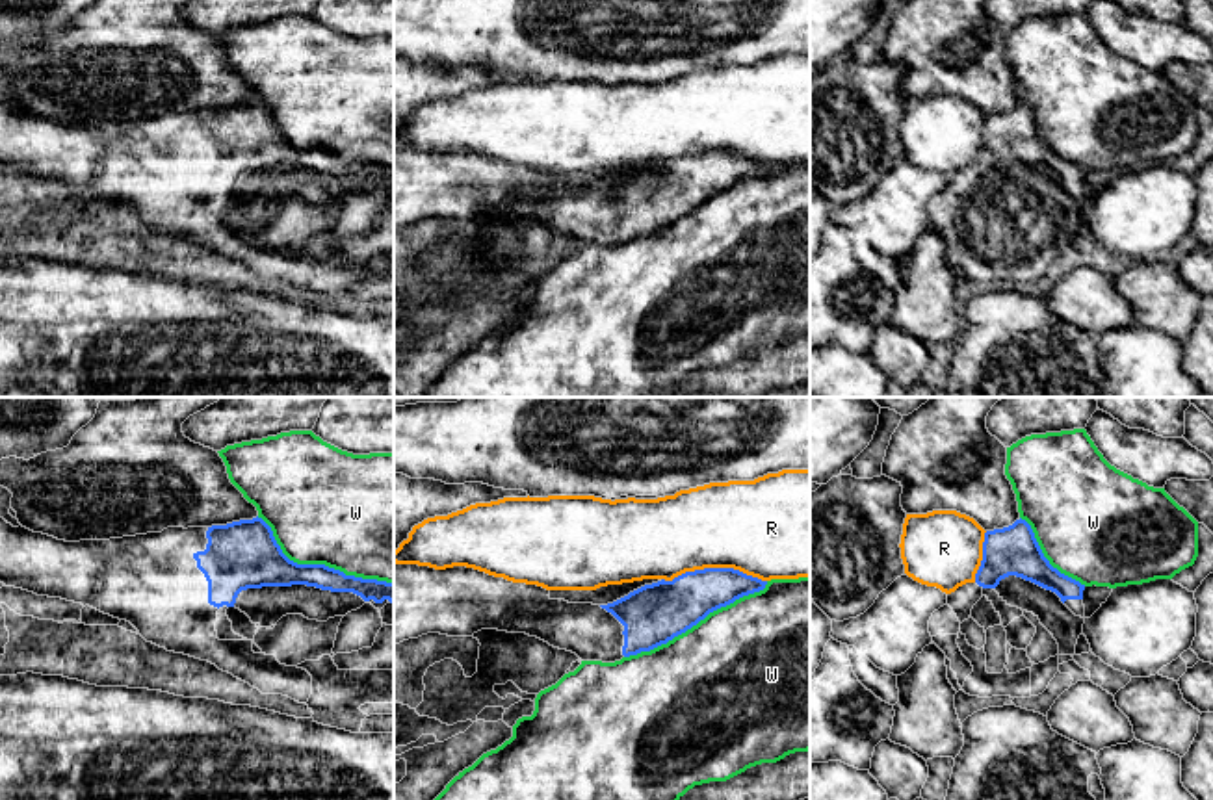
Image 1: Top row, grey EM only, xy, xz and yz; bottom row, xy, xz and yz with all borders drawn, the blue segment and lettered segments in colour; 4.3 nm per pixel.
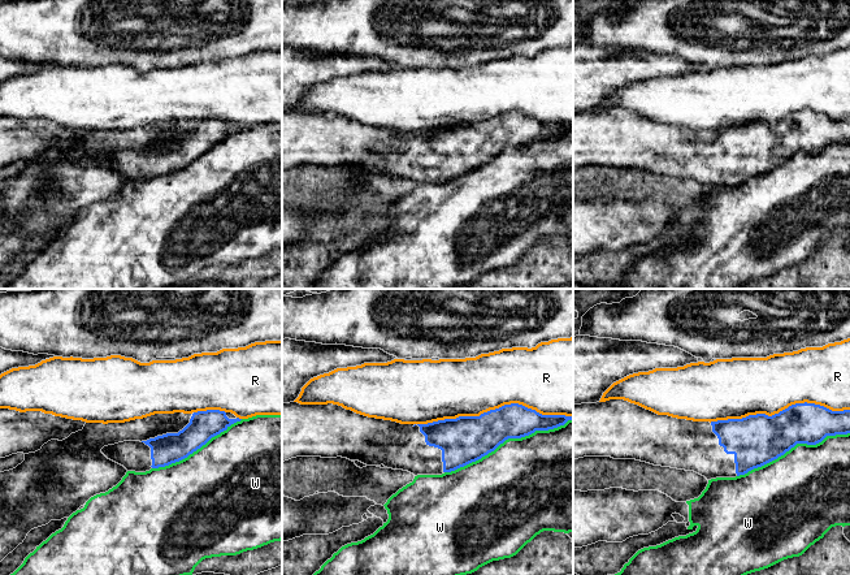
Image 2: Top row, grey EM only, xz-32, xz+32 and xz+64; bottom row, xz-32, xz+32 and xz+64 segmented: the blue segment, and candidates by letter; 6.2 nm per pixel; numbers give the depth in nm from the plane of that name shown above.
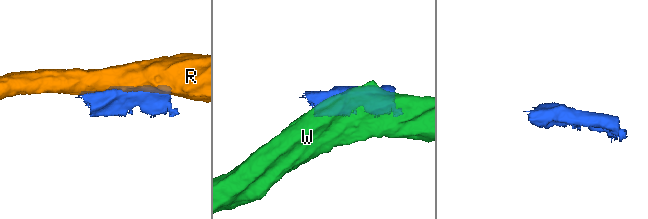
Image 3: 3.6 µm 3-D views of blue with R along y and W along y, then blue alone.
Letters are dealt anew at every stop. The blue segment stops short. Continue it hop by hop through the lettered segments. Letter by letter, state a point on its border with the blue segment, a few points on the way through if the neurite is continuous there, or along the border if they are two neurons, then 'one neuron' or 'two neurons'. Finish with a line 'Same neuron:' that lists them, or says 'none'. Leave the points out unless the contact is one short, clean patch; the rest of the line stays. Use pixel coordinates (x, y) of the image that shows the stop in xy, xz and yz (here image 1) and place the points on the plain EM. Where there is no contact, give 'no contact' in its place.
R: contact xz (714, 153); two neurons
W: contact xy (320, 149); two neurons
Same neuron: none

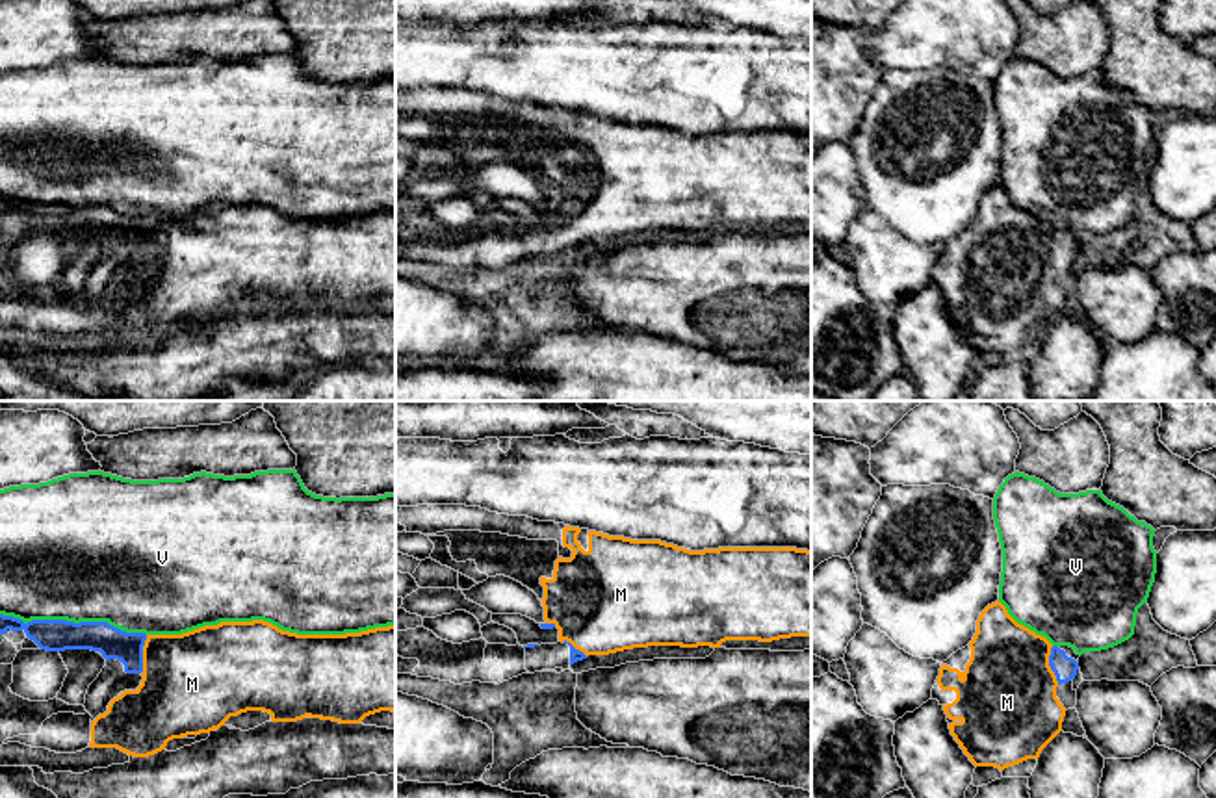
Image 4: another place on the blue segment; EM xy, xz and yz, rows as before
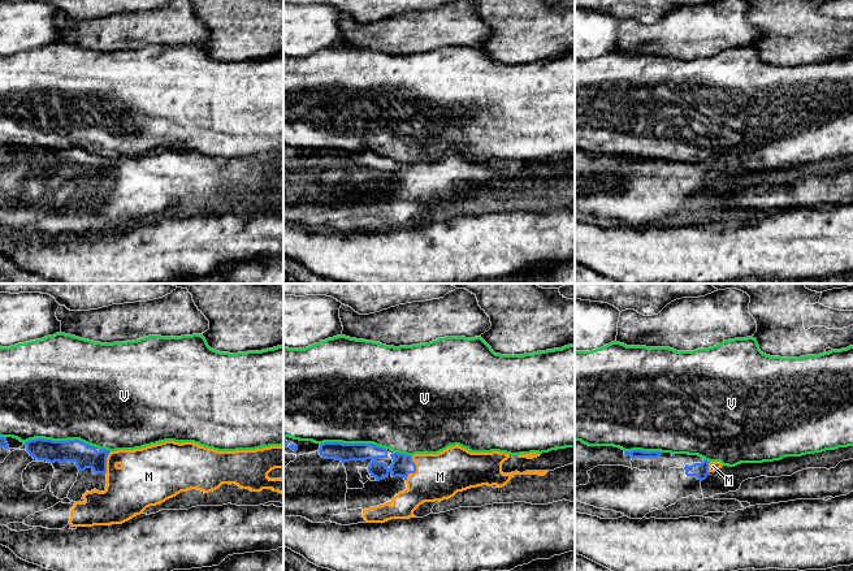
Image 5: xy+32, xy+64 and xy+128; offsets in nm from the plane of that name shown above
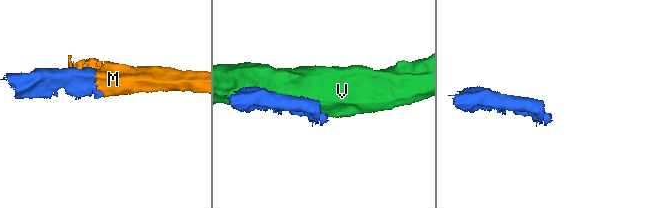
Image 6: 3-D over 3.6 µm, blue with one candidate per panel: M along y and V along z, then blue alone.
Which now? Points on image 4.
M: contact xy (142, 238); one neuron
V: contact xy (73, 206); two neurons
Same neuron: M

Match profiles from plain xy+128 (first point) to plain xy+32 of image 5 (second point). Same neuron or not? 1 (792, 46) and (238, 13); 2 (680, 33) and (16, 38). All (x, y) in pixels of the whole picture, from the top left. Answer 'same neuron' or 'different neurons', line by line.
1: same neuron
2: different neurons

